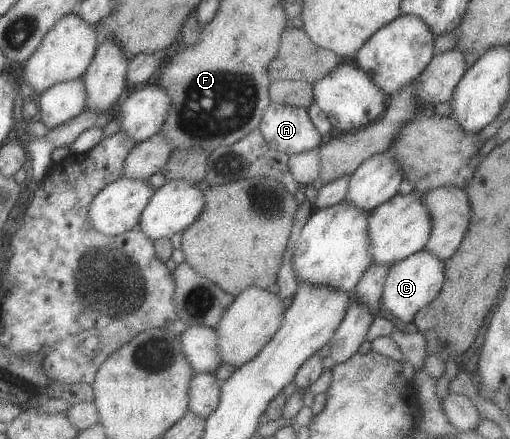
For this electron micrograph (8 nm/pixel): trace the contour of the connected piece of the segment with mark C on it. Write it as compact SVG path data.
M425 249L418 250L390 266L382 288L380 306L399 320L411 322L419 309L438 296L441 284L443 284L443 262Z

